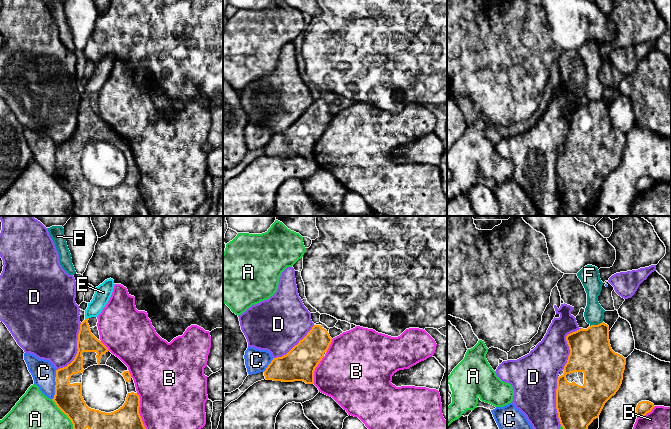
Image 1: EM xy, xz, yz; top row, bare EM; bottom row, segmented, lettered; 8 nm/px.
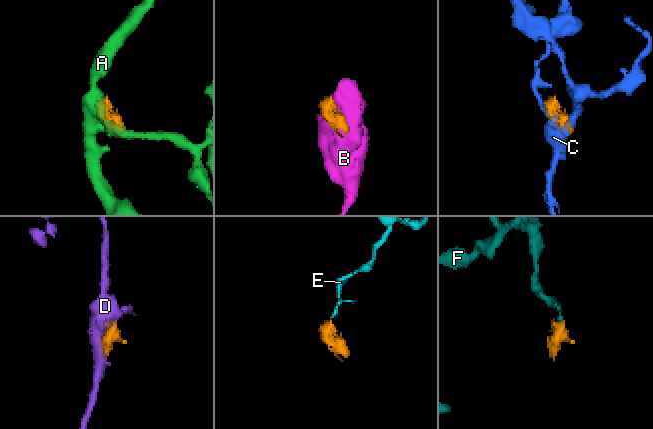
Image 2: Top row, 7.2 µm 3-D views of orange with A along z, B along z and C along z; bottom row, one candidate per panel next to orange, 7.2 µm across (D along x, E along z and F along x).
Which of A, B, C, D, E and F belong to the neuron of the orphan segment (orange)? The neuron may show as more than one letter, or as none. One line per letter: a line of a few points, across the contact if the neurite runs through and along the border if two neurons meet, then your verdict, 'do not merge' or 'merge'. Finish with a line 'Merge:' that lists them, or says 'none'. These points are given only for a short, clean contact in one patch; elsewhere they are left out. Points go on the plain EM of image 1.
A: do not merge
B: do not merge
C: do not merge
D: do not merge
E: line xy (87, 118), (88, 94), (103, 68); merge
F: line yz (602, 97), (590, 102); do not merge
Merge: E

